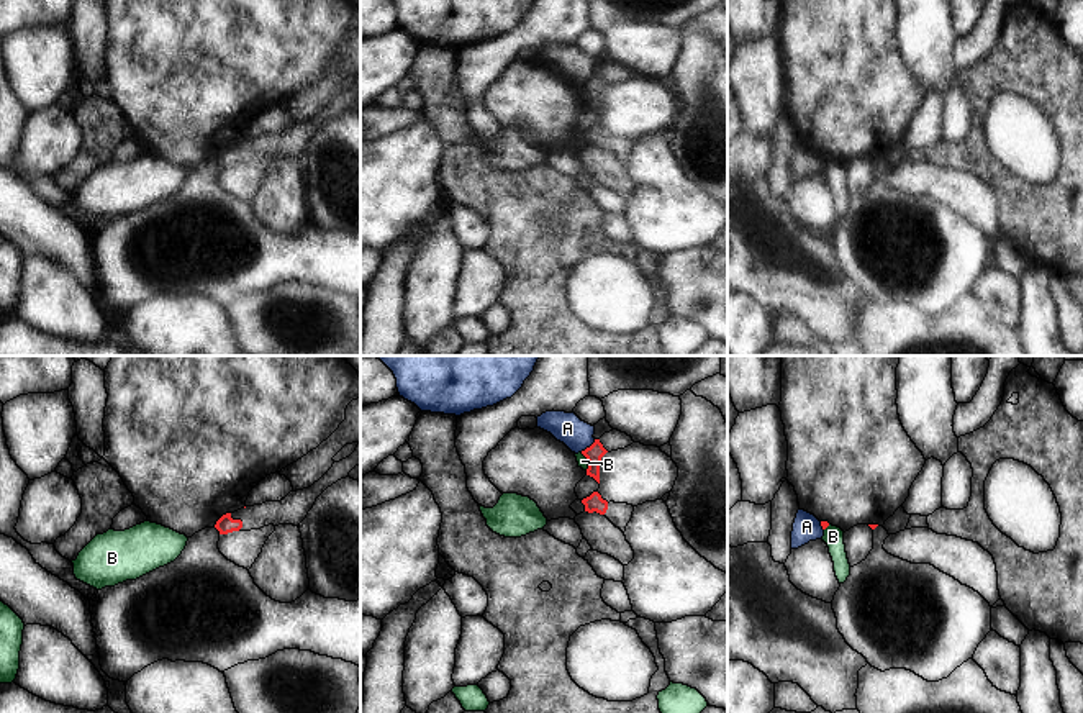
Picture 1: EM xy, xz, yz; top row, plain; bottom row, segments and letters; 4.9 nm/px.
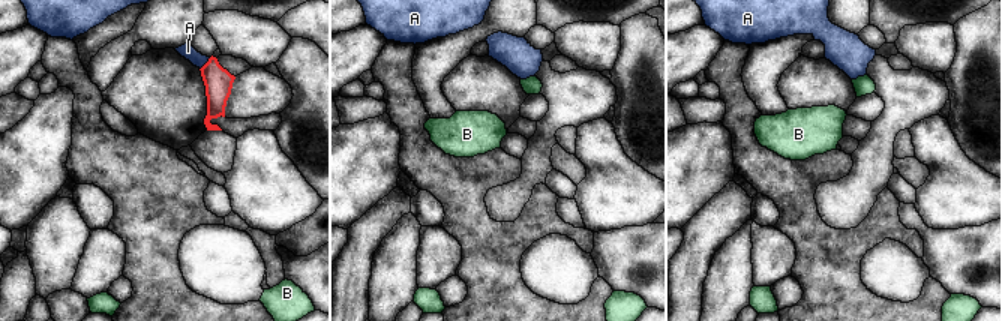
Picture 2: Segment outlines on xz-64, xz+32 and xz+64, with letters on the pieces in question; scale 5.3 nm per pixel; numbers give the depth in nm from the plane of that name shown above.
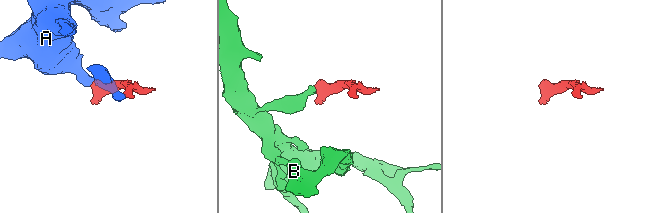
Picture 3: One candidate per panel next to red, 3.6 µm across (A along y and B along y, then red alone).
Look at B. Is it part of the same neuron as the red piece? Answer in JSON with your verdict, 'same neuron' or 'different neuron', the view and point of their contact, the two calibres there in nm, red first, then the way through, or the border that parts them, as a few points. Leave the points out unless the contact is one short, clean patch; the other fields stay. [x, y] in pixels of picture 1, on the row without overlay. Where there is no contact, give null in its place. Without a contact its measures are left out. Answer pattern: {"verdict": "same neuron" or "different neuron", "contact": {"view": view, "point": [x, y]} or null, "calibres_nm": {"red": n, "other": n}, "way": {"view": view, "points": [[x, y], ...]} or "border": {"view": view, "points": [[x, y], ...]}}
{"verdict": "different neuron", "contact": {"view": "xz", "point": [587, 92]}, "calibres_nm": {"red": 90, "other": 50}, "border": {"view": "xz", "points": [[580, 86], [587, 94], [587, 102]]}}

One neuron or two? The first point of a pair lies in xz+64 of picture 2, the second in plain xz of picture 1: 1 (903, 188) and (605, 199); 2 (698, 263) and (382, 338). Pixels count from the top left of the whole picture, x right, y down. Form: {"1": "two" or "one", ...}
{"1": "one", "2": "one"}

